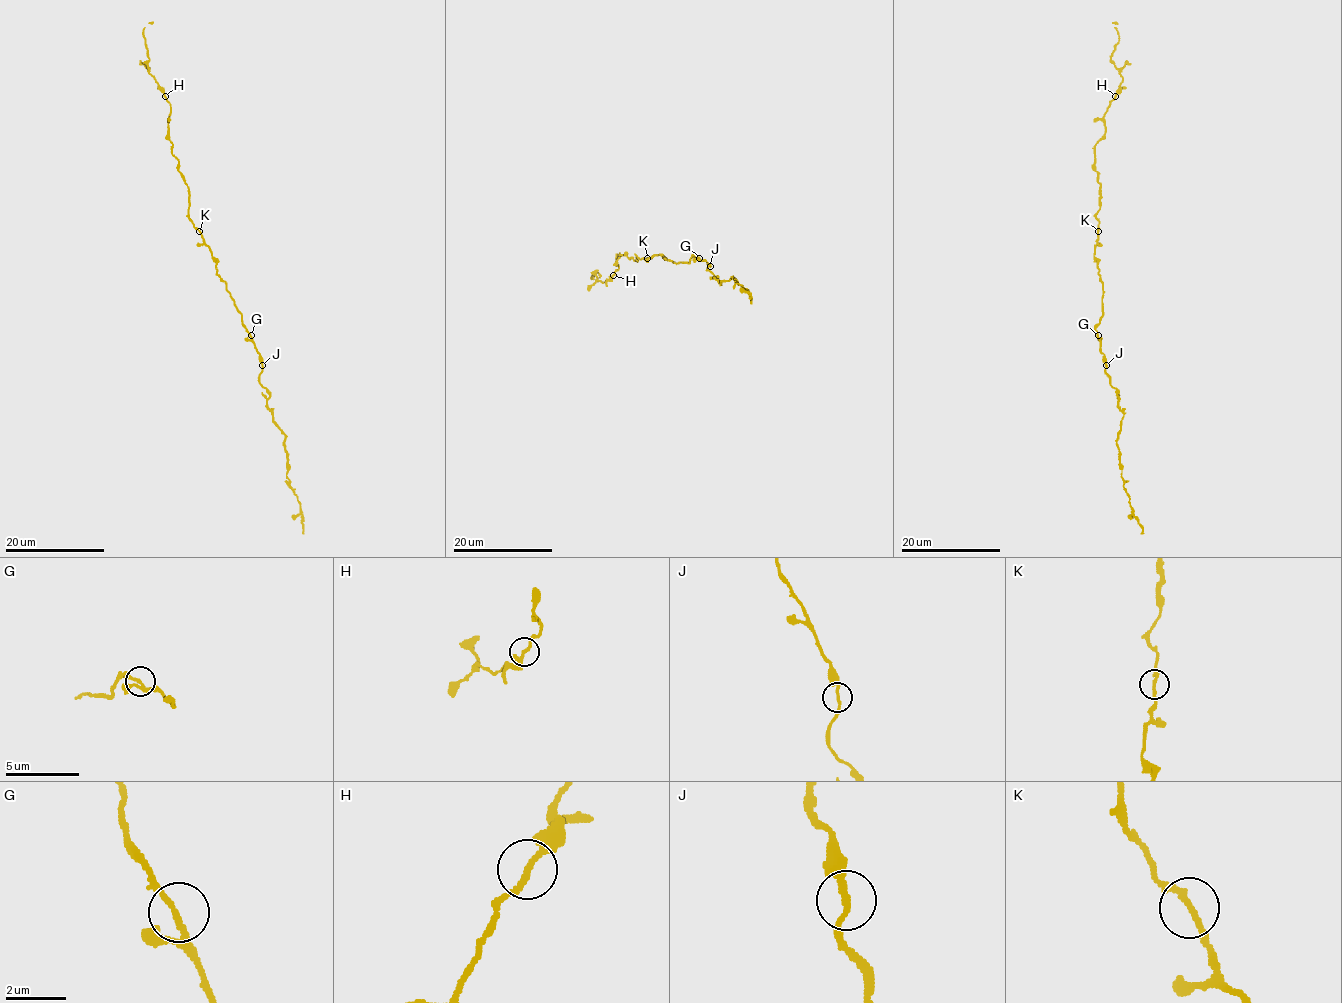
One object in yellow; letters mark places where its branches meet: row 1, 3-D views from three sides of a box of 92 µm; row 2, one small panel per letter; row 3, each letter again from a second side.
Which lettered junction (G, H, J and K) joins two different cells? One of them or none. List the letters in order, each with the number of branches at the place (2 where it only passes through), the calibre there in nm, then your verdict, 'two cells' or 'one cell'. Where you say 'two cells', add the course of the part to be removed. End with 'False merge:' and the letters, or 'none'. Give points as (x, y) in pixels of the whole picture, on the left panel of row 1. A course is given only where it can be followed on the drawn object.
G: branches 2; calibre 180 nm; one cell
H: branches 2; calibre 180 nm; one cell
J: branches 2; calibre 190 nm; one cell
K: branches 2; calibre 200 nm; one cell
False merge: none

